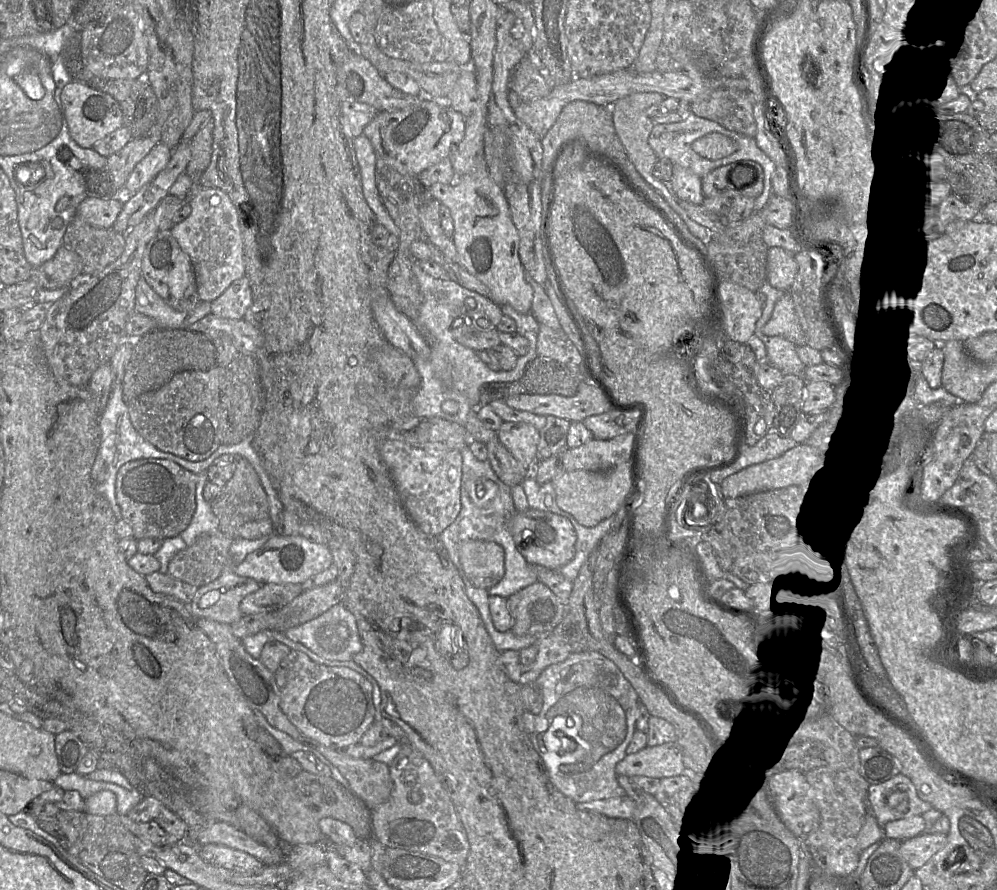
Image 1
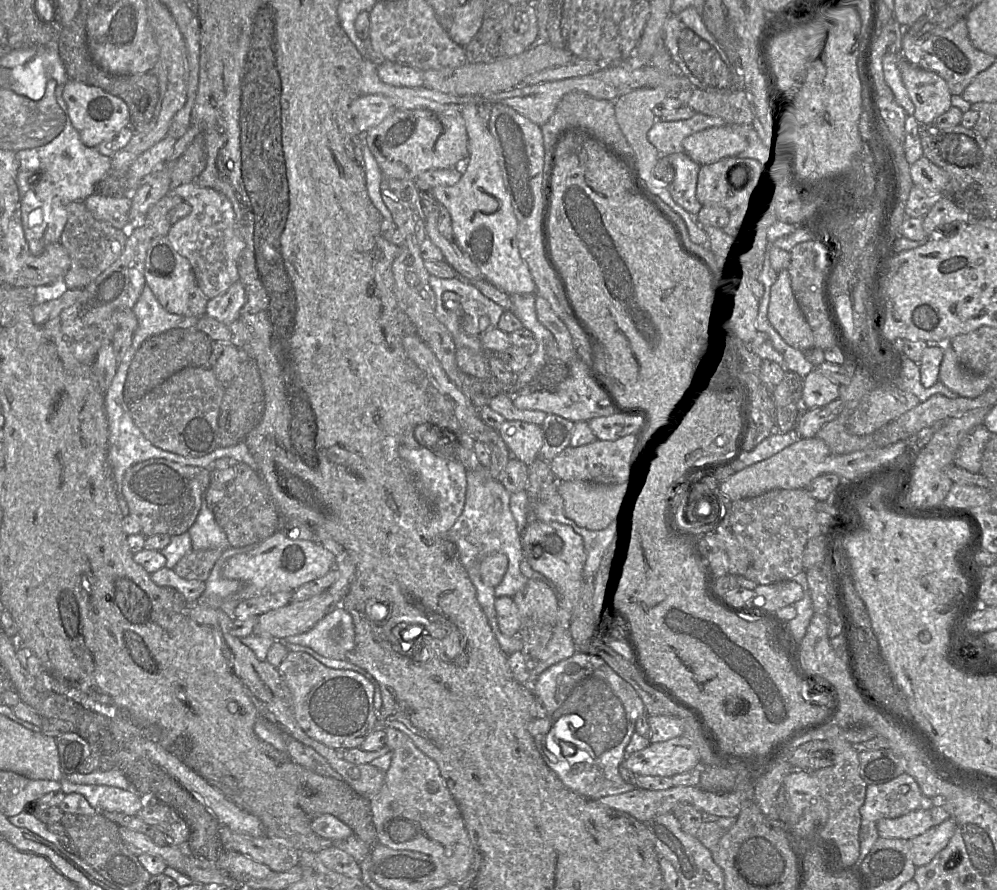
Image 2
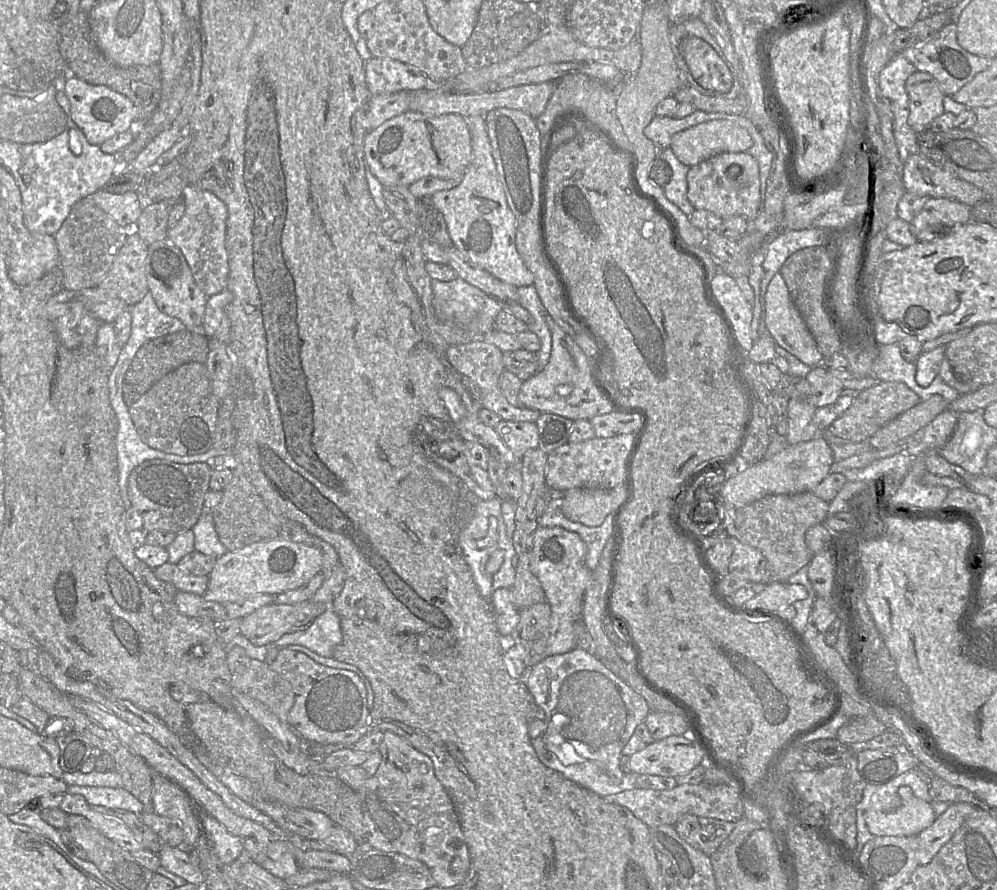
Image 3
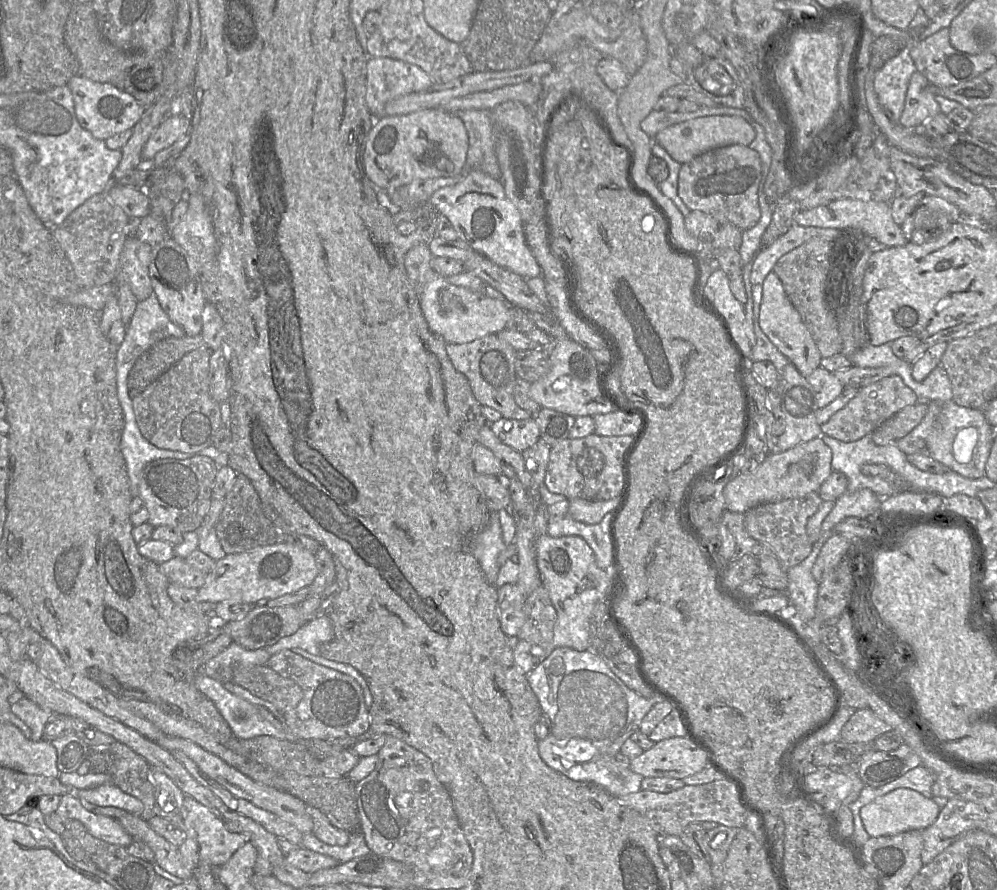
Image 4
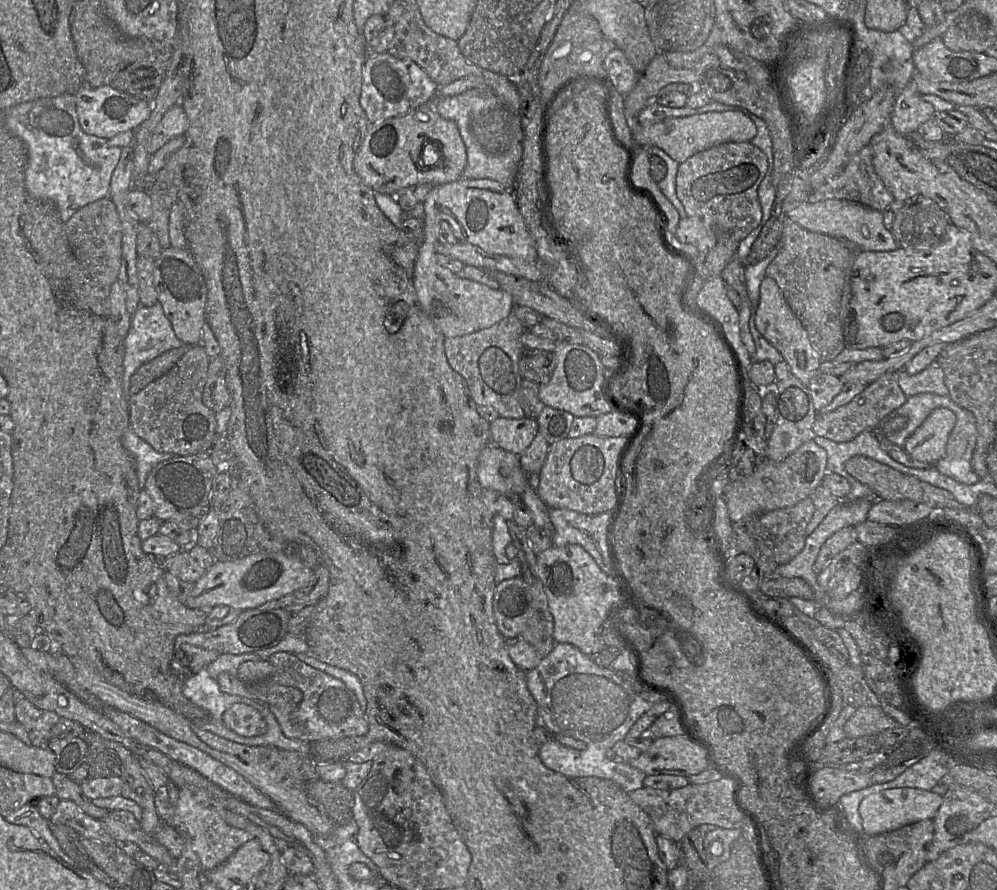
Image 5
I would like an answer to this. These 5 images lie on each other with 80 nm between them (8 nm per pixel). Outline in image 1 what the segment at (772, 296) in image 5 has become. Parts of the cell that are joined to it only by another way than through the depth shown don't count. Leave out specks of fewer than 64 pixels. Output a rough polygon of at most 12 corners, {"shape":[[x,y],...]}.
{"shape":[[789,291],[775,303],[763,326],[795,346],[805,334]]}

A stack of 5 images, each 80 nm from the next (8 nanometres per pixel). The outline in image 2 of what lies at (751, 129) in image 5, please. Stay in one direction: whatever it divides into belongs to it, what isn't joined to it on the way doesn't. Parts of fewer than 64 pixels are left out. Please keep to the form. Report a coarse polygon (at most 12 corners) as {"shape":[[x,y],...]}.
{"shape":[[730,125],[687,136],[684,153],[699,165],[735,157],[747,147]]}

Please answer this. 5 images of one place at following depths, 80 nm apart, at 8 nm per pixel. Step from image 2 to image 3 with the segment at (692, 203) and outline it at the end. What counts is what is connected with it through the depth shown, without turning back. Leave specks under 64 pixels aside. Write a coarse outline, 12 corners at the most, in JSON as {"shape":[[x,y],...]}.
{"shape":[[670,148],[657,157],[672,170],[662,187],[665,197],[687,216],[695,208],[687,198],[687,173]]}

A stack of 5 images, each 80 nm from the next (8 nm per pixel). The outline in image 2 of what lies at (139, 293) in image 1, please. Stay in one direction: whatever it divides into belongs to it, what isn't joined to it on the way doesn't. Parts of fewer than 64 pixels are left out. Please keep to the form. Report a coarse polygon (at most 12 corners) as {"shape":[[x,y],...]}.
{"shape":[[147,284],[132,310],[138,326],[118,364],[127,375],[145,340],[199,319],[166,311]]}

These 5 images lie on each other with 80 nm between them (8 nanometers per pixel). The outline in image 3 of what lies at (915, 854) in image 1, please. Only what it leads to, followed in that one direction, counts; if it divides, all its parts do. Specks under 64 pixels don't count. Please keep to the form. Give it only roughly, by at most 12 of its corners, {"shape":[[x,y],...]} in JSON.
{"shape":[[953,803],[917,835],[916,859],[931,862],[975,810]]}

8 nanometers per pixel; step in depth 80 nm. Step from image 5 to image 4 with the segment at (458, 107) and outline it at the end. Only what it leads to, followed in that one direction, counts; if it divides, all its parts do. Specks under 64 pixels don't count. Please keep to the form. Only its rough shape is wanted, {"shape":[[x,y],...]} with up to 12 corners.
{"shape":[[492,111],[456,114],[469,137],[465,171],[501,179]]}

